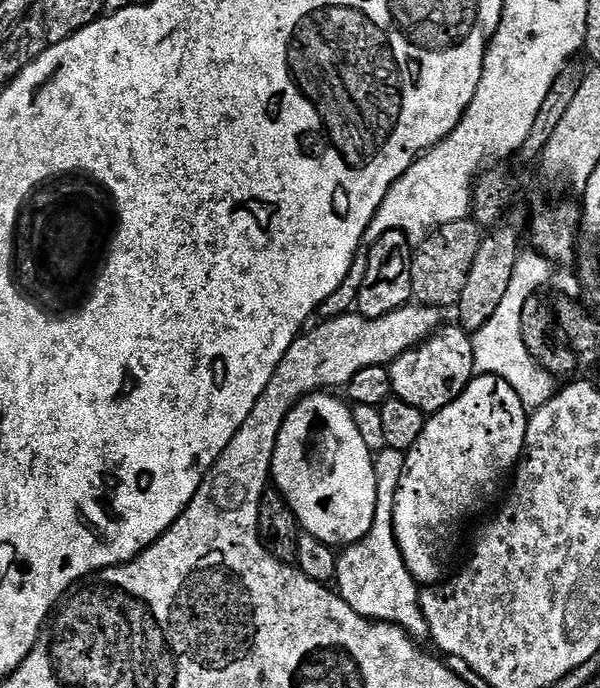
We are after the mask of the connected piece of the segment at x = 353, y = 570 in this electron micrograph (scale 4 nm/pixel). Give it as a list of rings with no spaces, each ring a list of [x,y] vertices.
[[[384,448],[374,456],[376,471],[376,509],[370,530],[356,544],[349,544],[339,553],[336,561],[335,591],[358,614],[368,620],[384,620],[403,628],[413,640],[429,639],[428,623],[420,609],[420,593],[416,579],[406,570],[406,562],[398,550],[394,534],[394,502],[398,494],[398,482],[402,482],[405,453]]]

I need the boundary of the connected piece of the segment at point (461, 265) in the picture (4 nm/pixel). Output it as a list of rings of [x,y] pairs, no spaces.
[[[475,219],[446,222],[446,226],[435,228],[425,240],[415,245],[410,266],[410,282],[415,303],[426,304],[430,308],[444,310],[444,307],[455,305],[462,294],[462,286],[466,286],[466,278],[470,278],[470,266],[474,266],[474,257],[478,254],[478,246],[482,242],[484,232]]]

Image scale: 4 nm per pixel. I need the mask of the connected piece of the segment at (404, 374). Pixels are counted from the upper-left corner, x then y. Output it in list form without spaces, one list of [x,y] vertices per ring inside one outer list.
[[[458,324],[445,326],[439,327],[427,340],[404,352],[388,366],[393,395],[425,414],[441,412],[454,398],[461,396],[475,375],[471,335]]]

